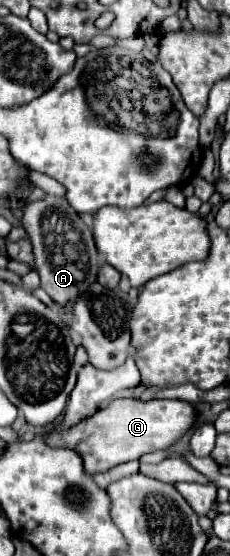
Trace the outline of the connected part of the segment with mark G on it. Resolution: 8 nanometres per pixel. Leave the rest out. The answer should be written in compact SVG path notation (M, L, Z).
M114 399L106 409L100 409L94 417L80 421L80 425L72 427L72 433L50 433L48 443L52 447L66 445L78 451L84 459L84 469L88 473L106 471L114 465L140 459L146 453L168 449L182 435L186 435L196 421L196 411L188 401L180 399Z

